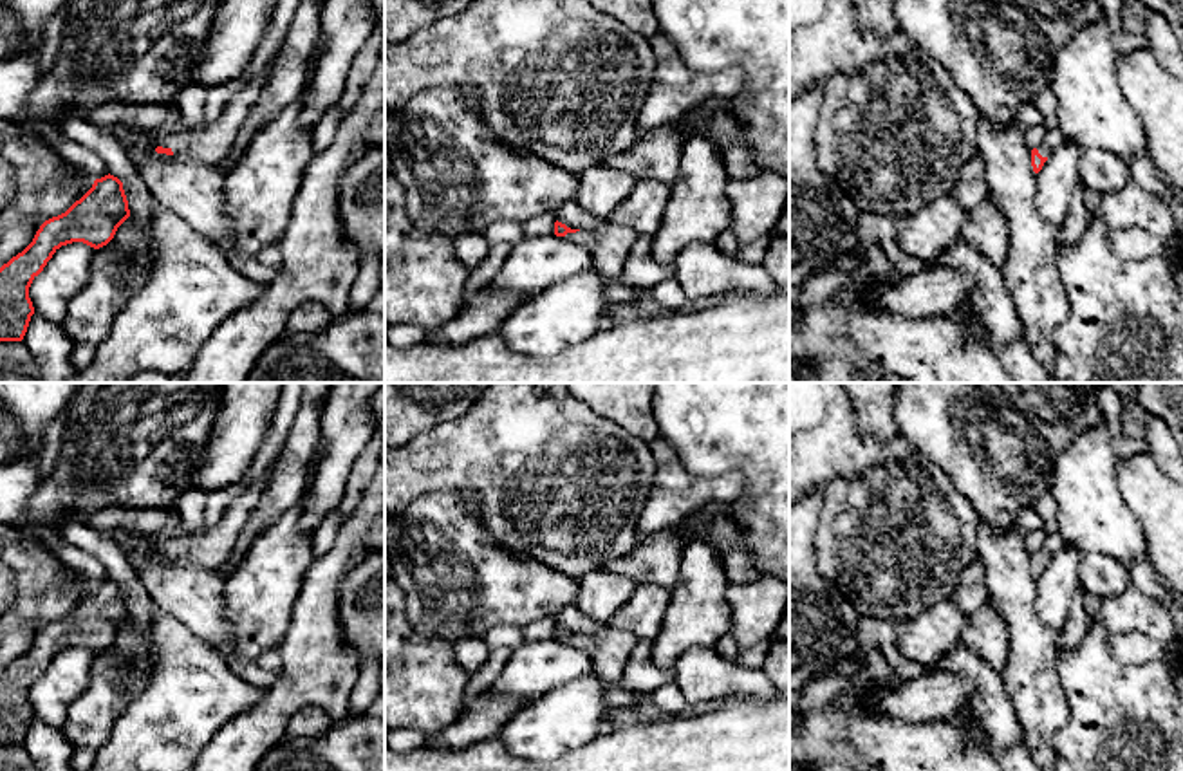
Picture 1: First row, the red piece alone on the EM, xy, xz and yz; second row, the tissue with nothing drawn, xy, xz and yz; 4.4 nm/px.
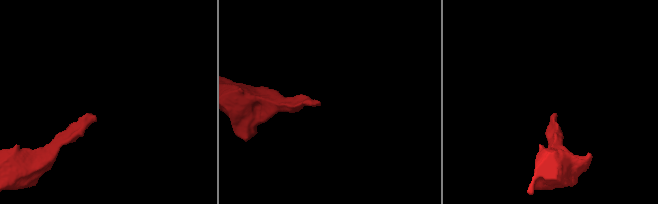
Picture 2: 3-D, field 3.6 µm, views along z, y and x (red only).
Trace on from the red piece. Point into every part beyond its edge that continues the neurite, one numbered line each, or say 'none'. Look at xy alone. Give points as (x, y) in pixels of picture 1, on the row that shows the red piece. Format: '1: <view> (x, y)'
1: xy (210, 143)

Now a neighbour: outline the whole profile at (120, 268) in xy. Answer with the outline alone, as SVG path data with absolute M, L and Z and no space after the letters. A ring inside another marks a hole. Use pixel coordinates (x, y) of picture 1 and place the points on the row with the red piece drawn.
M130 215L114 238L96 249L88 283L69 302L63 332L72 343L98 347L121 309L143 287L152 260L150 215L141 226Z

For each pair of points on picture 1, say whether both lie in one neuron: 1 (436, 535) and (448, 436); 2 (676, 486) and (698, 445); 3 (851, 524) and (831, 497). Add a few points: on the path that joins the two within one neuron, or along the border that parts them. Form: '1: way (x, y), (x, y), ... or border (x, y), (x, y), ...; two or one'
1: border (457, 490), (421, 493), (403, 510); two
2: border (676, 461), (698, 475), (726, 473); two
3: way (851, 517), (838, 504); one

